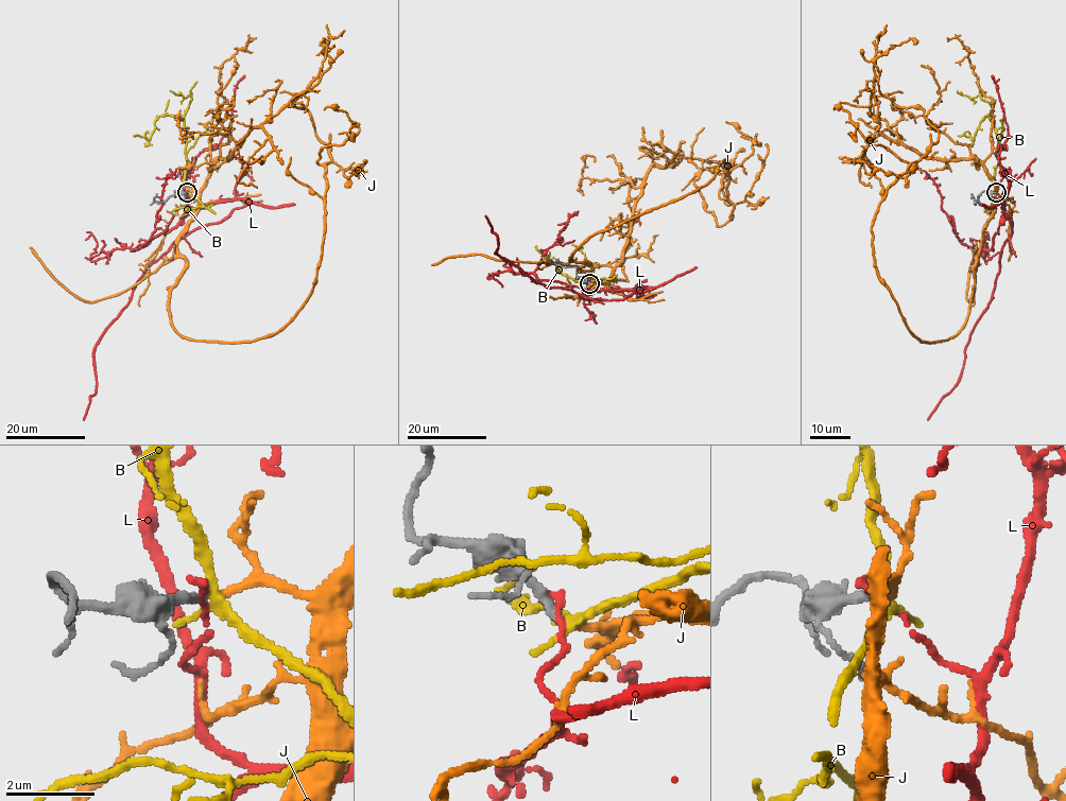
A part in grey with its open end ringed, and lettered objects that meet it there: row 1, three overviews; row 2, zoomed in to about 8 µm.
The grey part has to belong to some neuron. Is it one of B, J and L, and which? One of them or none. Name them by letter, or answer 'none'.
J

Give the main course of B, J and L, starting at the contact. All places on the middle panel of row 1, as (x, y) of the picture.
B: (589, 284), (586, 282), (587, 286), (583, 280), (564, 275), (535, 246)
J: (589, 284), (622, 258), (652, 167), (717, 161), (693, 185), (731, 219), (721, 177), (754, 141), (725, 121)
L: (589, 283), (589, 292), (649, 290), (623, 299), (590, 300), (534, 281), (496, 251), (498, 237), (485, 215)

